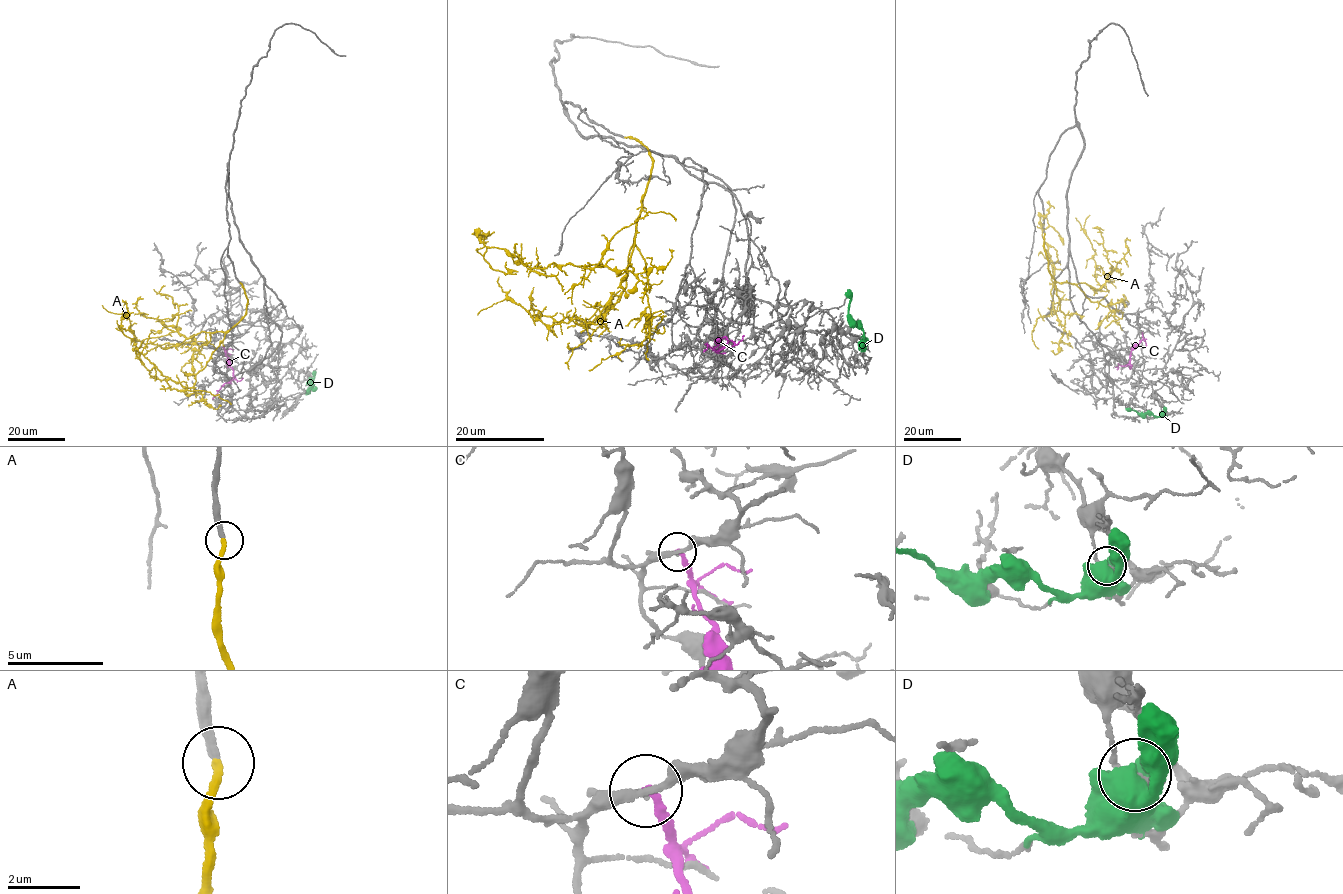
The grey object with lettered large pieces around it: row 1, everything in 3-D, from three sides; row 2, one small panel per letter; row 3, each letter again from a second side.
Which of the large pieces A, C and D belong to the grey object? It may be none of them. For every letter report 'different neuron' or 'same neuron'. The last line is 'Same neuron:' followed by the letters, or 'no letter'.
A: same neuron
C: different neuron
D: different neuron
Same neuron: A

